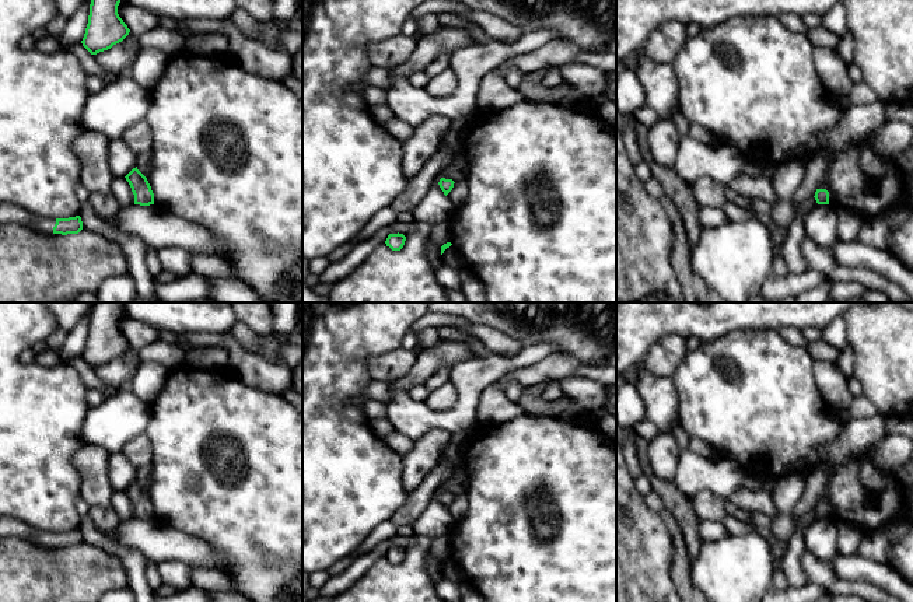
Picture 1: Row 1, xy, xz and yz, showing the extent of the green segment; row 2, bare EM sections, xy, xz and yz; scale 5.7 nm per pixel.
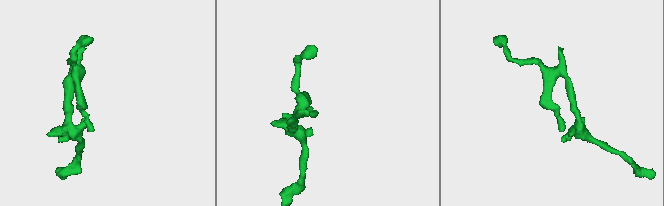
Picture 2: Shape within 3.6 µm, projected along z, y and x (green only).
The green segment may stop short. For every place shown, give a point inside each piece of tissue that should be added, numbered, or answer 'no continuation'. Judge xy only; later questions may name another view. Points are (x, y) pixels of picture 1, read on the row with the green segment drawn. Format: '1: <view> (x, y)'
1: xy (10, 213)

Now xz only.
no continuation

